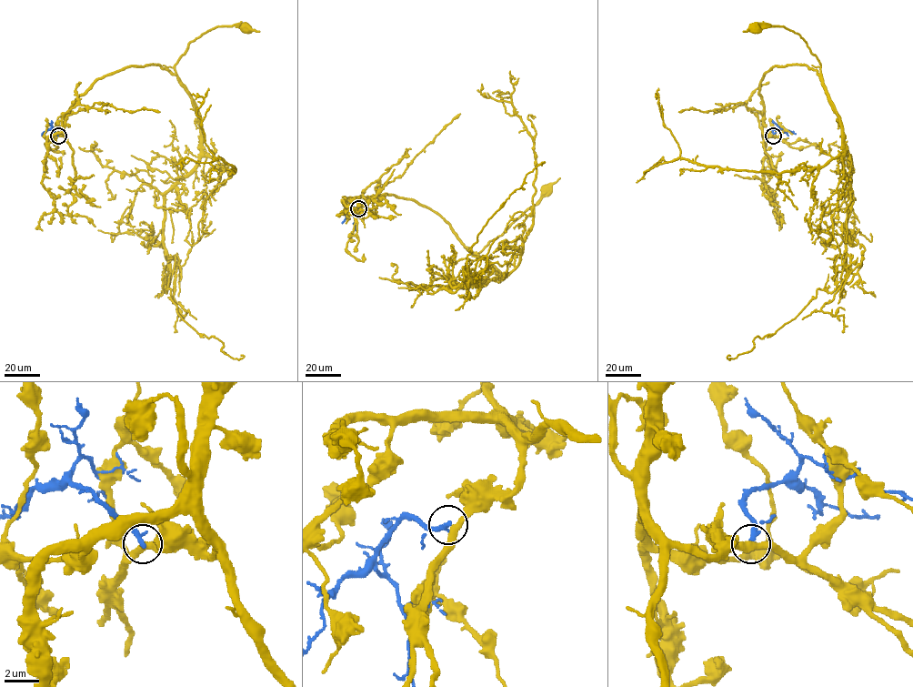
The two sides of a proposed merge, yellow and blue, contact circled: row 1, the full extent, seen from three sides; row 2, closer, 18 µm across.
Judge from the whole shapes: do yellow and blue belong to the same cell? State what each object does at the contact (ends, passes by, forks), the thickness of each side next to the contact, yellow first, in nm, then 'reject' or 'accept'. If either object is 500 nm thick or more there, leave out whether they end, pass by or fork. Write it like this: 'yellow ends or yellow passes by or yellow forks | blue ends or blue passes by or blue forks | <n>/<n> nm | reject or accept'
yellow passes by | blue ends | 380/320 nm | reject

